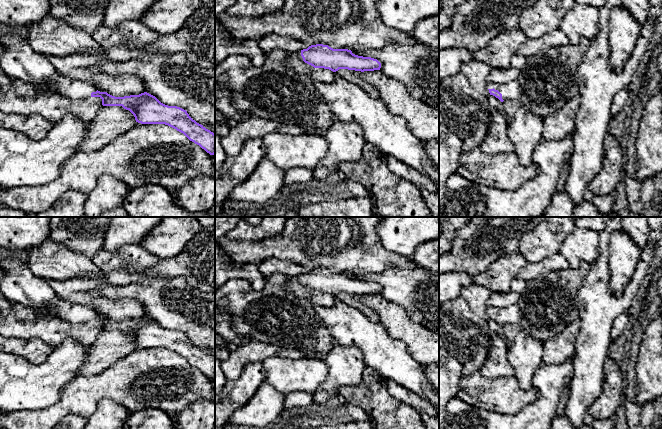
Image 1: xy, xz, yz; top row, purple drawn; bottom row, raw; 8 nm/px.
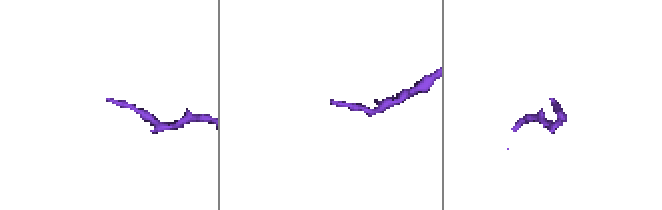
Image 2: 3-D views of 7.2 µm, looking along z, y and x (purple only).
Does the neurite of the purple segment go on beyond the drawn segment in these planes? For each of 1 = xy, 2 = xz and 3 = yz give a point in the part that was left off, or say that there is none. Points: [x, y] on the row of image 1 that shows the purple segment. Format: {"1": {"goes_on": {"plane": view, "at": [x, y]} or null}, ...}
{"1": {"goes_on": {"plane": "xy", "at": [19, 60]}}, "2": {"goes_on": {"plane": "xz", "at": [294, 59]}}, "3": {"goes_on": {"plane": "yz", "at": [510, 91]}}}

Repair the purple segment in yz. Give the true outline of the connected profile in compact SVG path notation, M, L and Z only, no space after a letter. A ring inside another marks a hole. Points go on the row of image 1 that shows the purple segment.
M514 80L506 84L488 82L488 90L490 95L495 96L501 102L517 99L520 95L520 85L518 80Z

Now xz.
M316 44L298 52L287 52L287 64L302 73L311 73L315 68L355 71L380 70L381 63L371 57L358 56L348 49L333 49L328 45Z

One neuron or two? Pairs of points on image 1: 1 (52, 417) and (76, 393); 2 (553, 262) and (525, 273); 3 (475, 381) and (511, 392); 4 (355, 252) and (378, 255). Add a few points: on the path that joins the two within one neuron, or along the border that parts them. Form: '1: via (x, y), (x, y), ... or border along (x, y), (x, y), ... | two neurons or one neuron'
1: via (58, 411), (70, 399) | one neuron
2: via (546, 265), (532, 270) | one neuron
3: via (484, 386), (490, 392), (502, 392) | one neuron
4: via (361, 252), (366, 255), (372, 255) | one neuron

